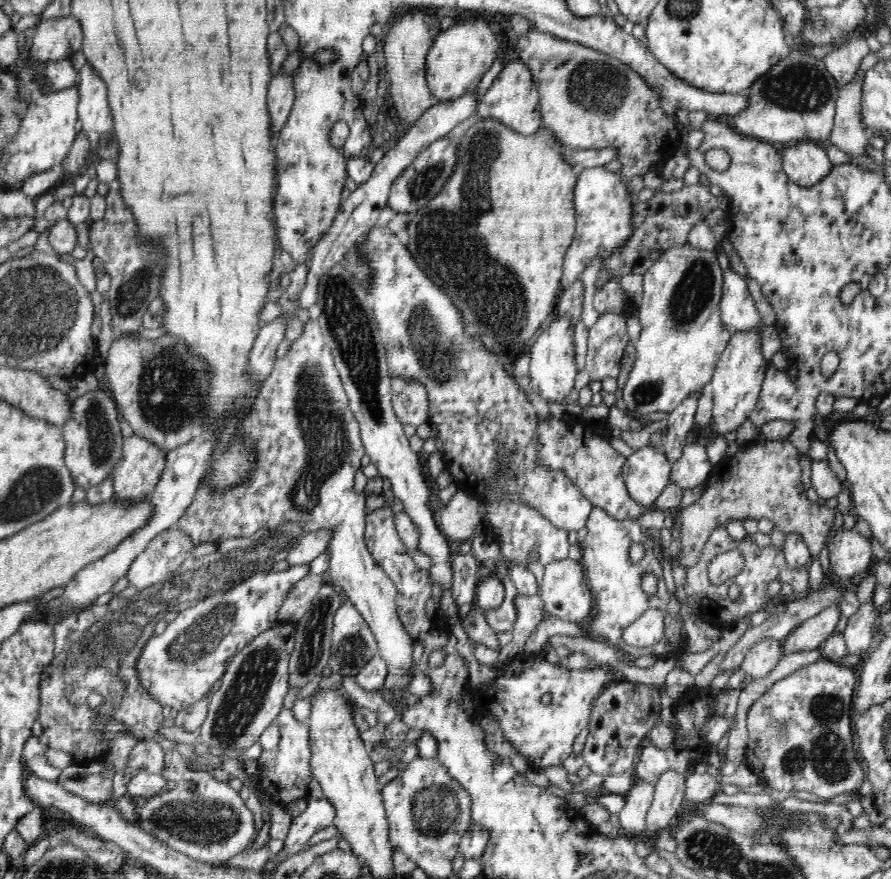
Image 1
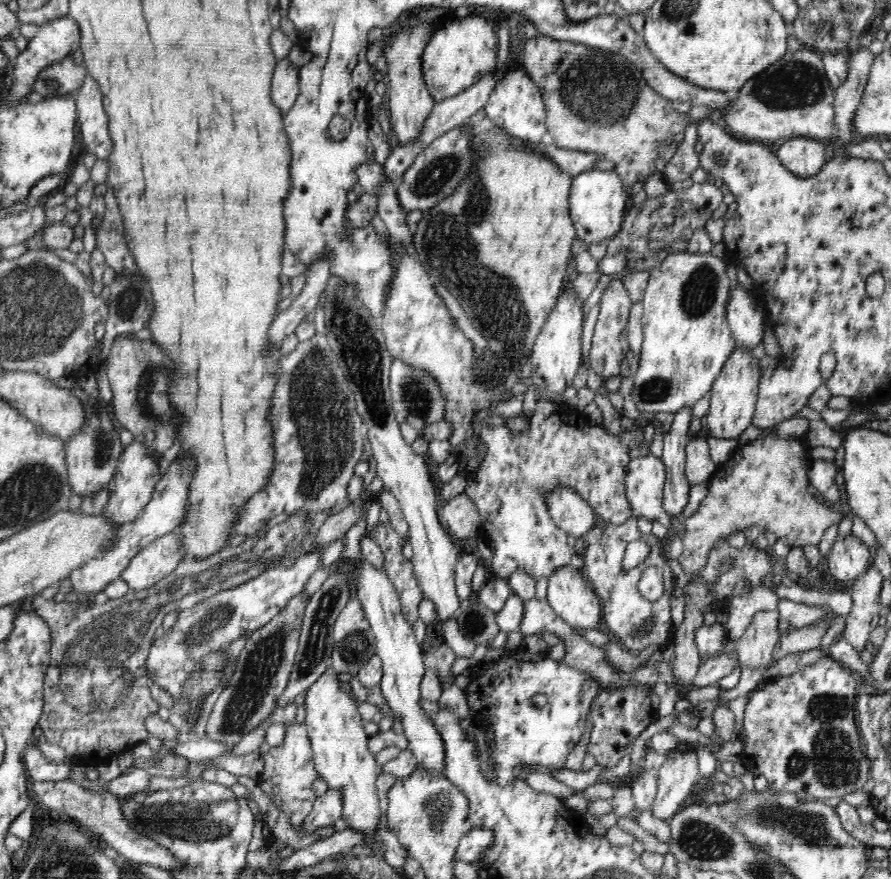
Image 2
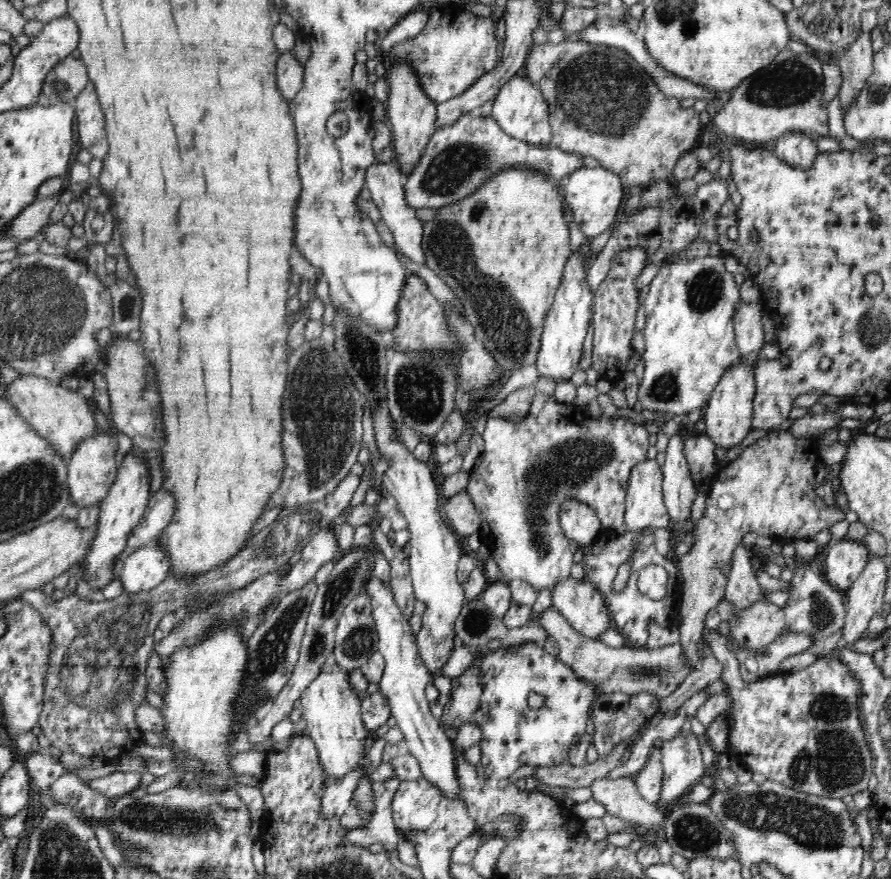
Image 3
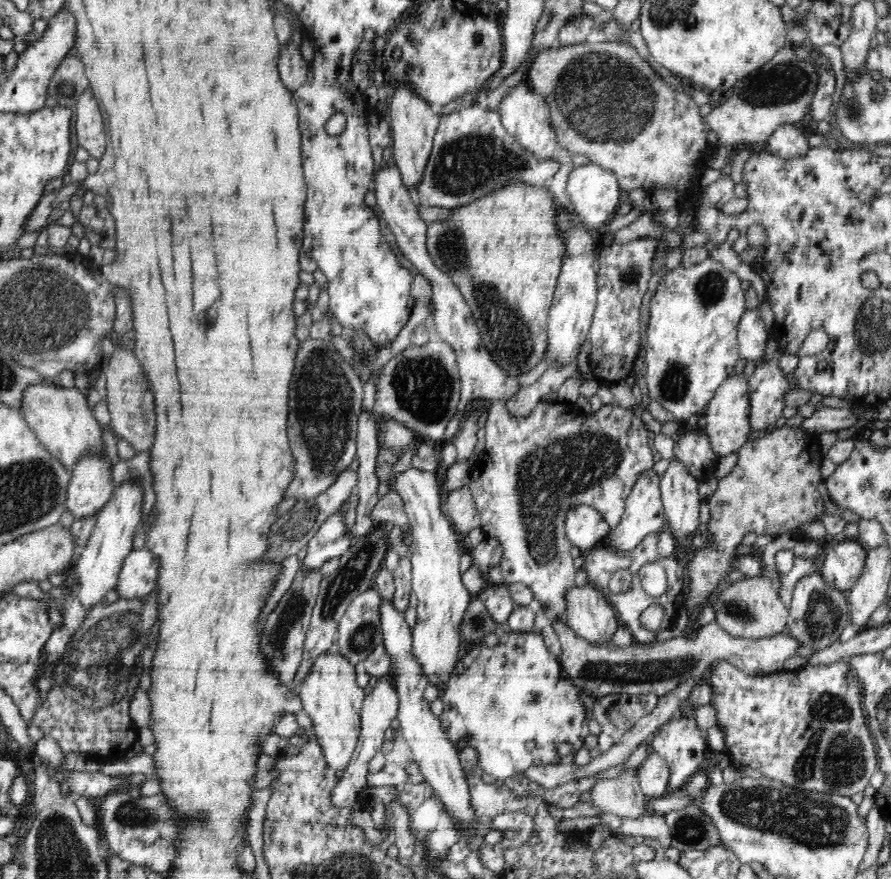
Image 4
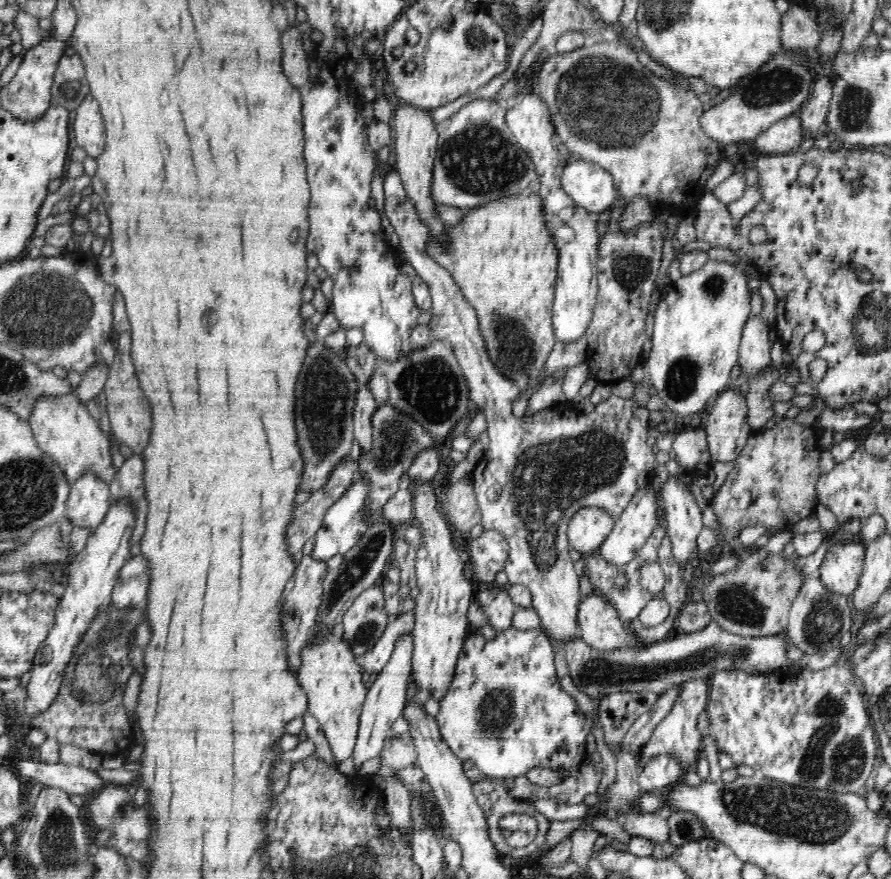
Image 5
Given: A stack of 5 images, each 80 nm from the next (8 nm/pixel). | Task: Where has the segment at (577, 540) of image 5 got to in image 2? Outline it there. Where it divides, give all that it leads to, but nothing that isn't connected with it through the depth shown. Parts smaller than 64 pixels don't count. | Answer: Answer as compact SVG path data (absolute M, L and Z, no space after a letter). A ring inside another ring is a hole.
M555 486L545 492L544 503L558 528L568 535L586 538L592 528L596 513L586 499L570 487Z

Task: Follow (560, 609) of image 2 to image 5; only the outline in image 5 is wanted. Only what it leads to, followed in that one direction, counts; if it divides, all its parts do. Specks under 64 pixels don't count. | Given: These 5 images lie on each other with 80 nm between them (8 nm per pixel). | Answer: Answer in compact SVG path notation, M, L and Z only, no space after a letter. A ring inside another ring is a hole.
M595 592L580 597L577 628L579 636L591 648L598 651L634 650L637 635L624 628L617 610Z

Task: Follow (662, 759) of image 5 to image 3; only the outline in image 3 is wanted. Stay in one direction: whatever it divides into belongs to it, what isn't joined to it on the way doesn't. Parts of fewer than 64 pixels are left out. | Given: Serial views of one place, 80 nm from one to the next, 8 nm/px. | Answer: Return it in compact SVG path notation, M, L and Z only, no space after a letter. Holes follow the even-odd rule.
M655 744L650 748L648 760L633 778L640 797L647 803L656 804L662 790L663 769L660 765L660 754L660 746Z

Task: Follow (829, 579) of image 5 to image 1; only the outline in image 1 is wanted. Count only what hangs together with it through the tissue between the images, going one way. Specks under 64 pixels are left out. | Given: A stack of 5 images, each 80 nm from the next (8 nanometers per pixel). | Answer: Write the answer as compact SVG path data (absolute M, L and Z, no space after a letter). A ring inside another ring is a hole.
M838 528L828 537L831 571L843 581L854 576L865 575L875 557L872 555L871 542L854 529Z

